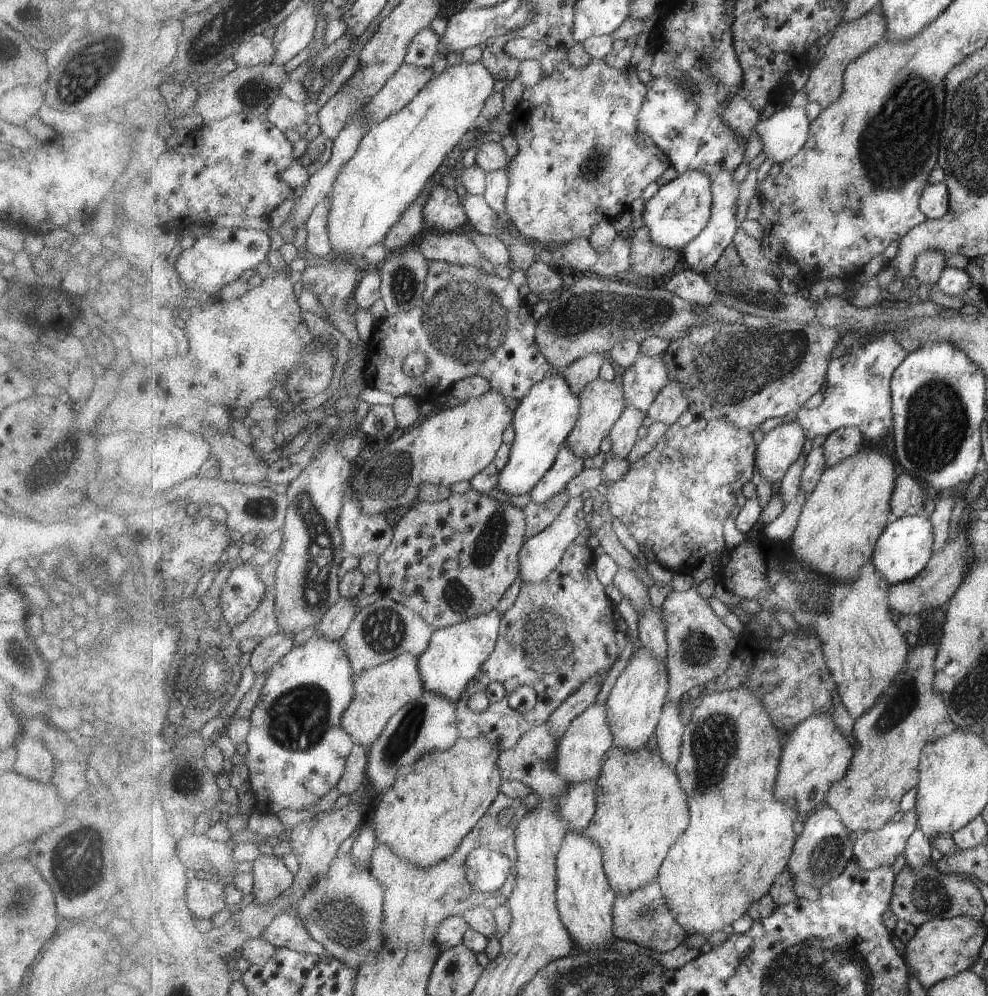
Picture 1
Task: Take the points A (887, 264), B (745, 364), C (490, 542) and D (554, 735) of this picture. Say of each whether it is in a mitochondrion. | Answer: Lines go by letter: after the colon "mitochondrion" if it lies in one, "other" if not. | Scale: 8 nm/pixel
A: other
B: mitochondrion
C: mitochondrion
D: other

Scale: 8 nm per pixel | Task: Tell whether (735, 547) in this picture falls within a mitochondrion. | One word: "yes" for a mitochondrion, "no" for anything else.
no

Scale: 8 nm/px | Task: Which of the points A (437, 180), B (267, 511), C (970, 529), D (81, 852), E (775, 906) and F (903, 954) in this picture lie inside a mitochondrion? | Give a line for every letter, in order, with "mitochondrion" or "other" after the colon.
A: other
B: mitochondrion
C: other
D: mitochondrion
E: other
F: other

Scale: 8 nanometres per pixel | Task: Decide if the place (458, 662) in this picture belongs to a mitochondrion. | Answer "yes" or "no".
no

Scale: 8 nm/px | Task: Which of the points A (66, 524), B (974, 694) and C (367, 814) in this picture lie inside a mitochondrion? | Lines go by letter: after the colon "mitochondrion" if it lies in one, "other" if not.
A: other
B: mitochondrion
C: other

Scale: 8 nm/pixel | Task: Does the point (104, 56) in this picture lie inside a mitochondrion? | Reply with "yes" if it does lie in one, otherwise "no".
yes

